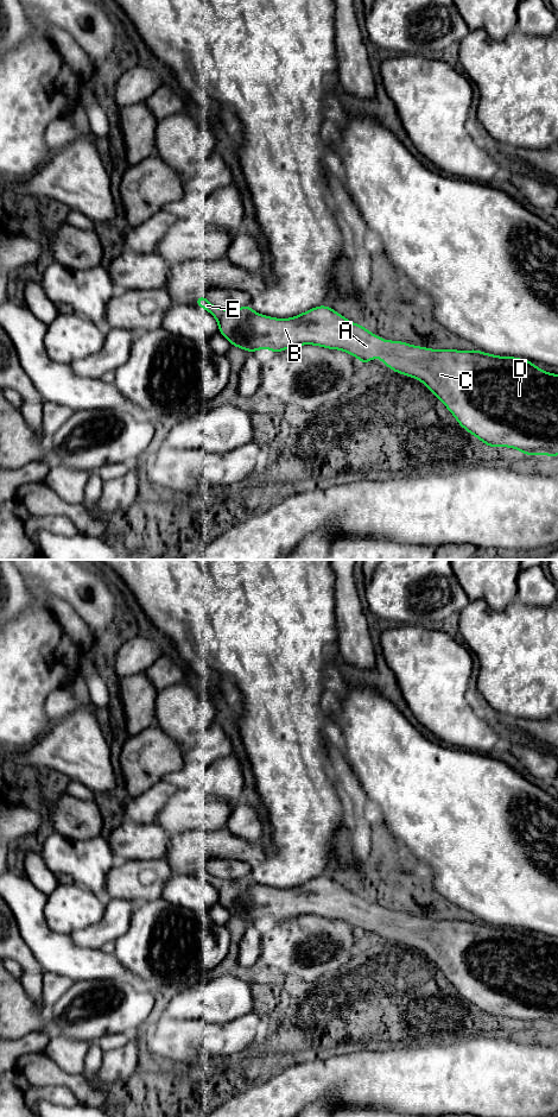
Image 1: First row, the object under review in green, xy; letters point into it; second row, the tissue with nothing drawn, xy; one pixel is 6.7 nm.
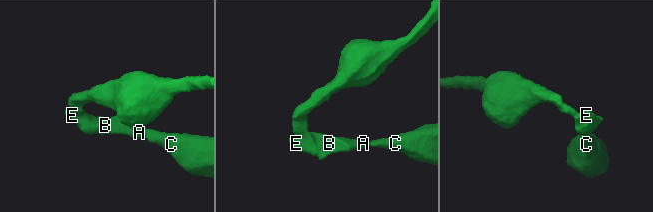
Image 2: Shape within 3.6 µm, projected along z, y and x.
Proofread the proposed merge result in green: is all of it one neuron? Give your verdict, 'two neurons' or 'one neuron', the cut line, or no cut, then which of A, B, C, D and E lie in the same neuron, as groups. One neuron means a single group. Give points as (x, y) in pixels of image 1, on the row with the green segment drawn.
one neuron; cut none; groups A B C D E

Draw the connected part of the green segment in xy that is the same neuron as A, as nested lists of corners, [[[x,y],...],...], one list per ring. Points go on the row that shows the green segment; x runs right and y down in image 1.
[[[198,296],[194,303],[216,318],[218,333],[232,346],[249,353],[262,348],[279,353],[296,346],[315,345],[347,352],[364,365],[379,356],[392,371],[420,380],[444,403],[463,429],[492,449],[502,446],[516,448],[524,455],[558,455],[558,374],[547,373],[532,361],[477,349],[437,351],[402,341],[383,341],[323,304],[291,318],[275,318],[255,313],[251,305],[217,308],[205,296]]]

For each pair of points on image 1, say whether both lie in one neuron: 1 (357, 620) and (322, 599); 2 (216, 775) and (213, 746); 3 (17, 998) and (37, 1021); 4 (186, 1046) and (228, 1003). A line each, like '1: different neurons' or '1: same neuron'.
1: different neurons
2: different neurons
3: same neuron
4: different neurons

